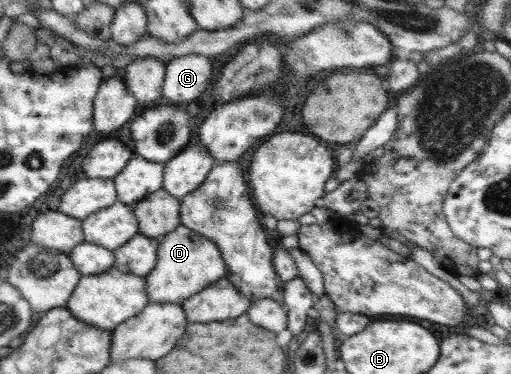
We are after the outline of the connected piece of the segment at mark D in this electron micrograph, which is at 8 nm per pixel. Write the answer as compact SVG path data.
M180 225L160 238L157 256L158 260L152 272L144 277L146 296L152 304L174 302L181 305L187 298L218 282L226 274L226 264L216 244L186 226Z

